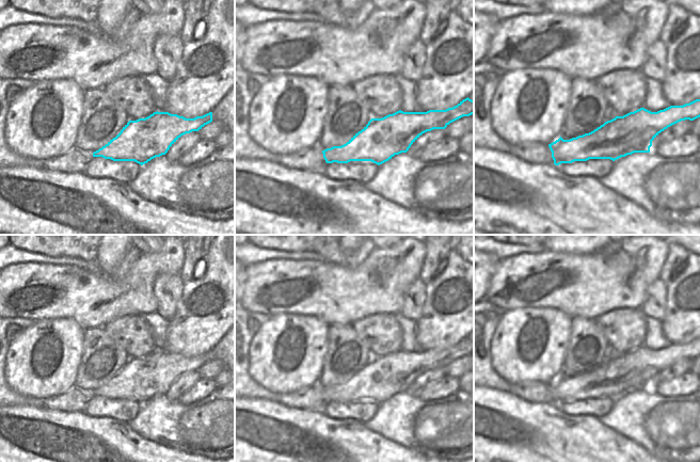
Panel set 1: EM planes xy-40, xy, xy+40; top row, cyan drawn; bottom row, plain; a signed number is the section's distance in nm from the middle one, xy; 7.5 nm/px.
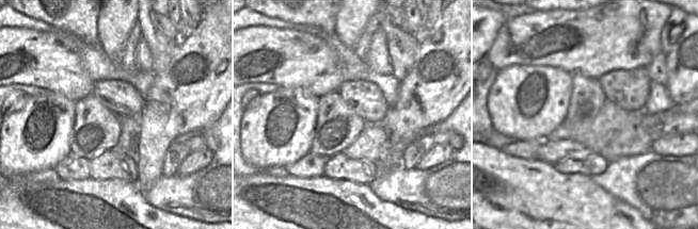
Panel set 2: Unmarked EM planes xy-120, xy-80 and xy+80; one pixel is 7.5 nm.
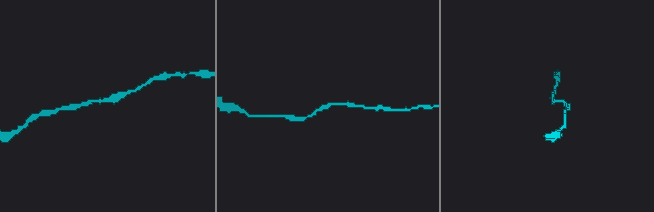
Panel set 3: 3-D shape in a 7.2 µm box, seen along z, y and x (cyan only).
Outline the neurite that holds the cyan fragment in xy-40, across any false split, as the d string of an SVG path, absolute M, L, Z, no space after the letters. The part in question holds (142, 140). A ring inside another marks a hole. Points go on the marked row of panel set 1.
M154 112L145 118L129 121L121 132L93 153L113 161L134 161L141 165L165 155L184 134L198 131L212 122L212 112L186 118L169 112Z

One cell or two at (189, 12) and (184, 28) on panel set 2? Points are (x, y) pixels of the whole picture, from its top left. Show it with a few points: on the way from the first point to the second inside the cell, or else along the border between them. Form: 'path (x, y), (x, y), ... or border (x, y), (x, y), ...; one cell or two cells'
path (189, 16), (188, 23); one cell

